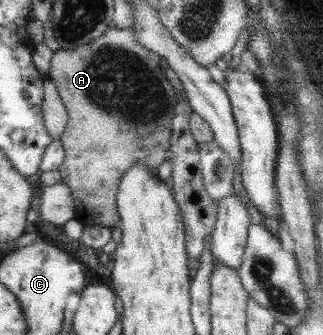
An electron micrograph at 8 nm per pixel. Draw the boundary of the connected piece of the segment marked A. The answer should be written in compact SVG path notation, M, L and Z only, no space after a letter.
M112 26L89 44L55 51L49 78L68 110L68 125L60 138L66 157L58 170L62 174L62 182L70 187L75 197L79 220L84 225L104 224L110 229L120 226L122 218L118 213L118 190L121 180L139 162L146 164L150 172L157 175L172 145L178 96L161 67L161 56L139 44L135 29Z

